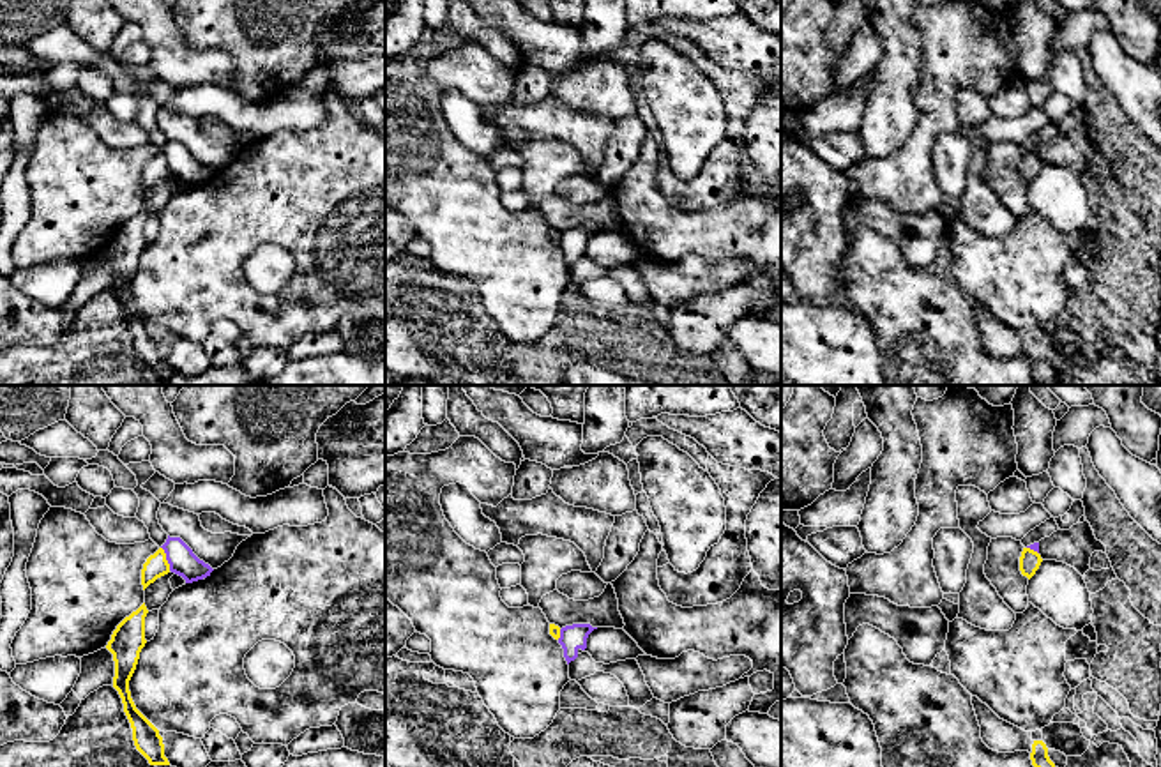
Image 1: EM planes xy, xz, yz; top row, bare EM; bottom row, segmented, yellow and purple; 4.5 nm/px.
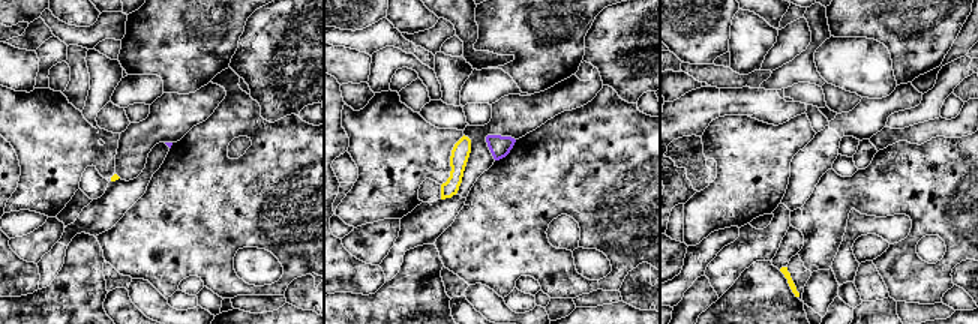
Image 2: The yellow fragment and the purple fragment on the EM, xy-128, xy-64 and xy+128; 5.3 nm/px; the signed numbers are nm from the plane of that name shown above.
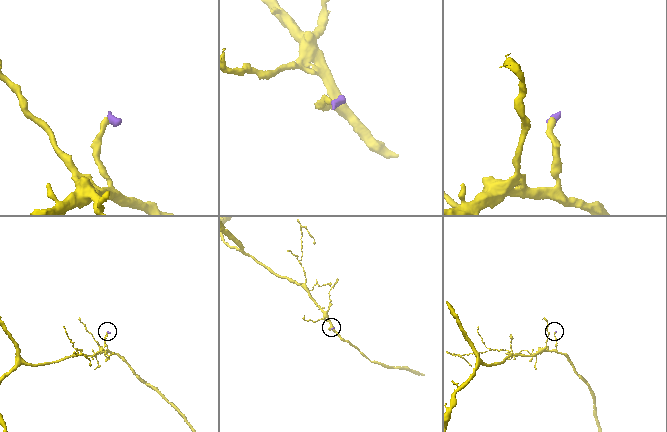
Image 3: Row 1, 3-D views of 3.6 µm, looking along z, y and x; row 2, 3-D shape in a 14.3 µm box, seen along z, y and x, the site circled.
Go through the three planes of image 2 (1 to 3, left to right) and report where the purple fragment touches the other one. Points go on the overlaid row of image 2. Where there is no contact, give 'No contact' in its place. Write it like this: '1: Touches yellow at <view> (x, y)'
1: No contact
2: No contact
3: No contact

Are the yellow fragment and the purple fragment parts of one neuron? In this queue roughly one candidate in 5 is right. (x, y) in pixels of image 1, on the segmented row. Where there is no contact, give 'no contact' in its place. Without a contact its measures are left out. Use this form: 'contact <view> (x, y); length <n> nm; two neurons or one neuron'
contact xy (165, 559); length 120 nm; two neurons

